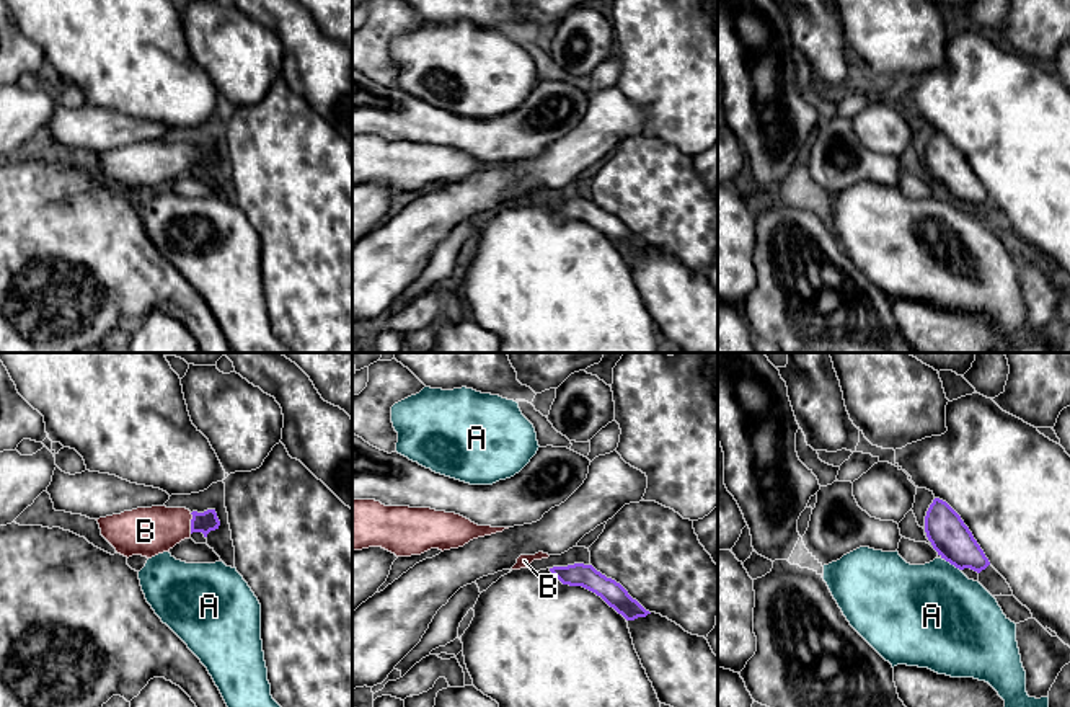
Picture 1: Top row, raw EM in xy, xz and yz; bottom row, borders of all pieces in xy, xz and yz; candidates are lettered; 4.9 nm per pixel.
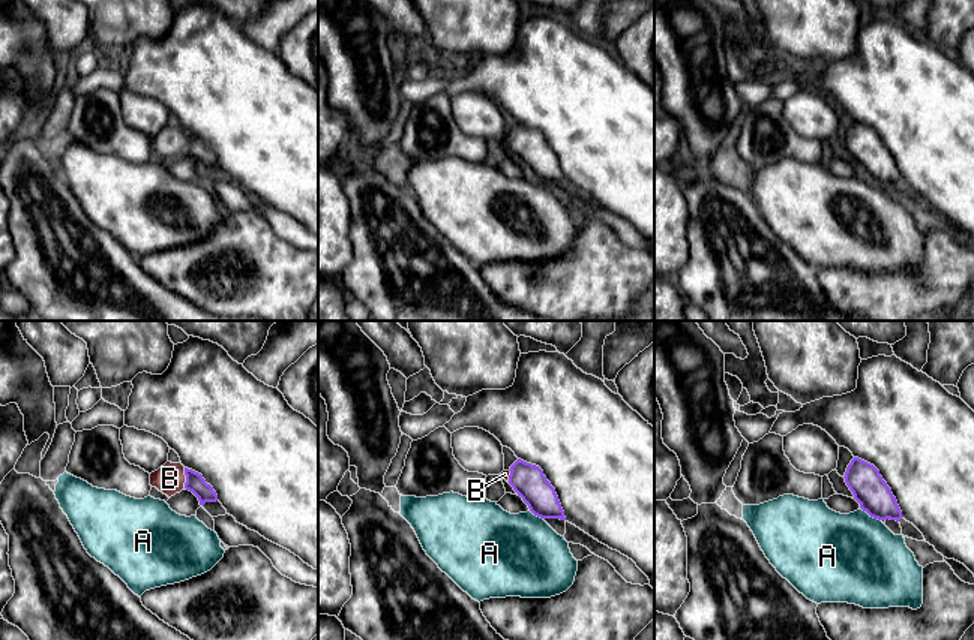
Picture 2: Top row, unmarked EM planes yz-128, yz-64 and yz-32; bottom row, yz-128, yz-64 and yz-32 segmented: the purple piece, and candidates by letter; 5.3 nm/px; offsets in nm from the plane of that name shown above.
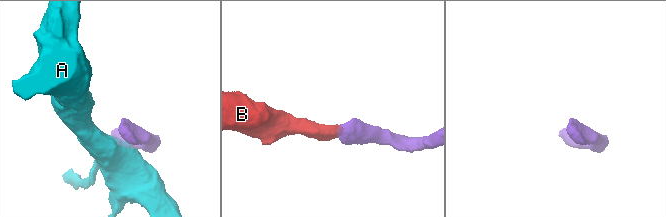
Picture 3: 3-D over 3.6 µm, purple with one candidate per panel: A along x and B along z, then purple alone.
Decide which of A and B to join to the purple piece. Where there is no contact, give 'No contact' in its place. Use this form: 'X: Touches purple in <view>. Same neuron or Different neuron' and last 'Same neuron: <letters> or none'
A: Touches purple in yz. Different neuron
B: Touches purple in xy. Same neuron
Same neuron: B

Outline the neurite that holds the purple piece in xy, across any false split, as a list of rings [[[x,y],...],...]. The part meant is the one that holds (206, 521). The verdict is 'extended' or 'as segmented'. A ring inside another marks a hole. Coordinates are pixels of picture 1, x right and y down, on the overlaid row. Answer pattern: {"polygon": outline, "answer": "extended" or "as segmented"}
{"polygon": [[[137,508],[96,519],[101,536],[124,557],[142,555],[152,558],[170,552],[176,544],[189,539],[192,532],[219,529],[215,509],[204,513],[186,508]]], "answer": "extended"}

